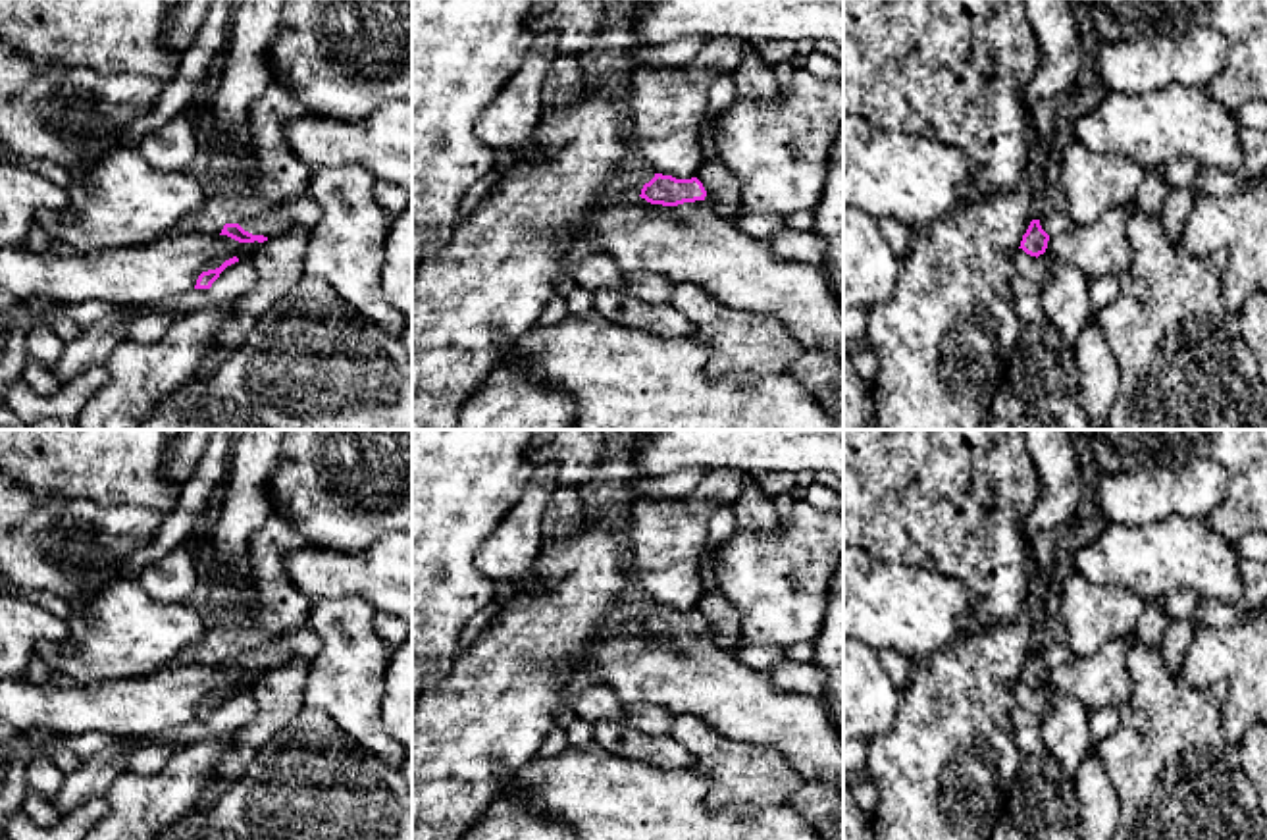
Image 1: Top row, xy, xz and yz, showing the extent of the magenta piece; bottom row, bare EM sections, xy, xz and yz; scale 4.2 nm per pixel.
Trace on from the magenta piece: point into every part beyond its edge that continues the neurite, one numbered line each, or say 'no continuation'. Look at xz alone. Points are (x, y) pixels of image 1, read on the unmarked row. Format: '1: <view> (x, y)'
1: xz (699, 636)

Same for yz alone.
1: yz (1054, 654)

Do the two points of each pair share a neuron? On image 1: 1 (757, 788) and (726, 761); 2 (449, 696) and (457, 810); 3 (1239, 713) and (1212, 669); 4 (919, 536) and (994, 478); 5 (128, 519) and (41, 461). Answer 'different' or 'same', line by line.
1: same
2: same
3: same
4: same
5: different

